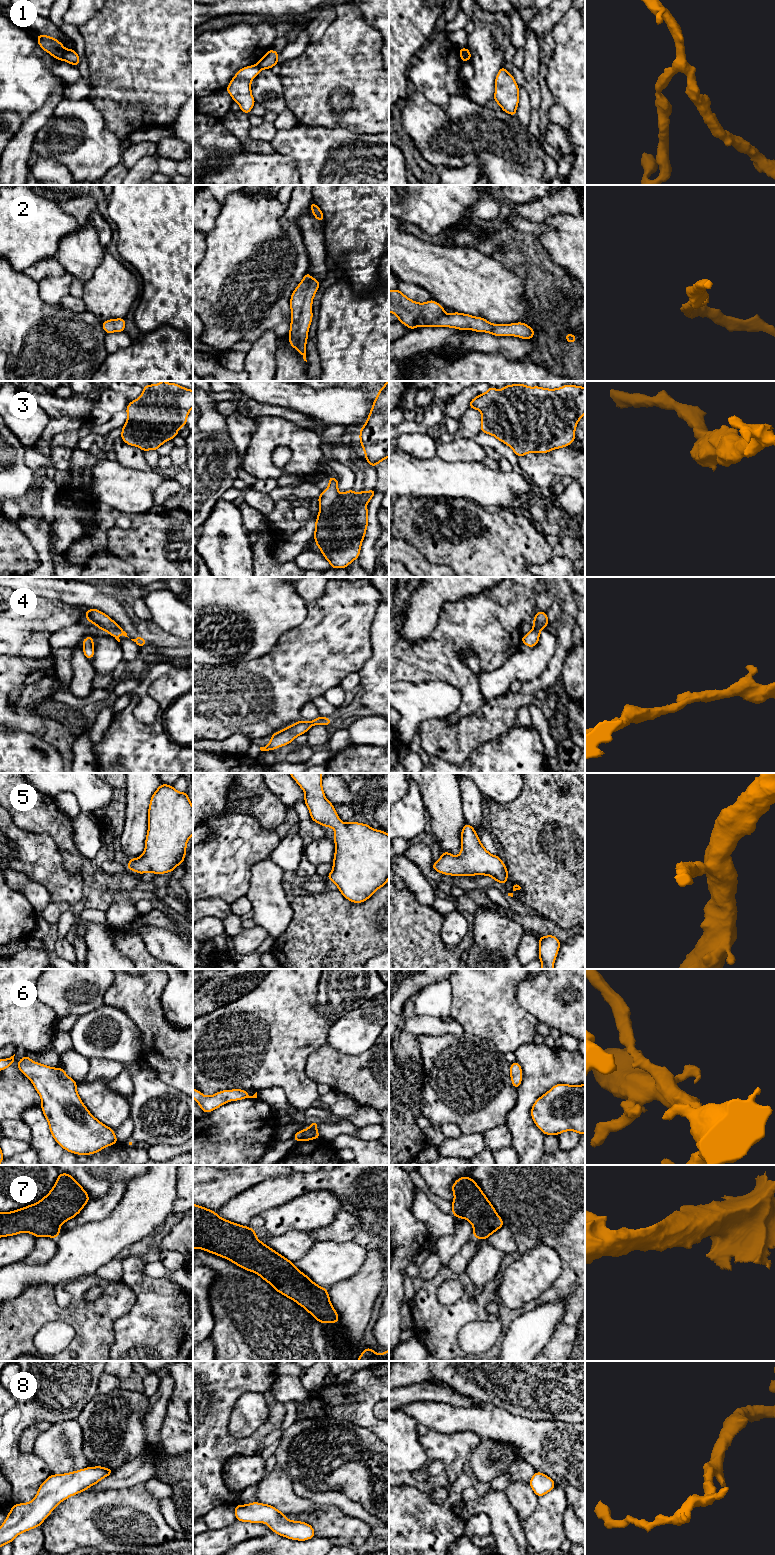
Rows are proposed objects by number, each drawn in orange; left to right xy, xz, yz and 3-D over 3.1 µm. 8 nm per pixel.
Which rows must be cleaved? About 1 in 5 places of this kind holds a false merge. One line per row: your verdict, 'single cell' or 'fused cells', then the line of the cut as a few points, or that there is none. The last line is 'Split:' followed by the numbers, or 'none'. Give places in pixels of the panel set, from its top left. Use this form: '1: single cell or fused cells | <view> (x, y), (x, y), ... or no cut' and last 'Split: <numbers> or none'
1: fused cells | xy (64, 48), (62, 59)
2: single cell | no cut
3: single cell | no cut
4: single cell | no cut
5: single cell | no cut
6: single cell | no cut
7: single cell | no cut
8: single cell | no cut
Split: 1

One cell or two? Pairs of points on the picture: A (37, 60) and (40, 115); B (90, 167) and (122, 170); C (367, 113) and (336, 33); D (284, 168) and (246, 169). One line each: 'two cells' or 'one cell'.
A: two cells
B: two cells
C: one cell
D: one cell

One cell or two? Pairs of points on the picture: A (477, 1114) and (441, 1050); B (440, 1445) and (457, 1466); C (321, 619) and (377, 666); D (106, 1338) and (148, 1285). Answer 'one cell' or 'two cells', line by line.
A: one cell
B: one cell
C: two cells
D: two cells

